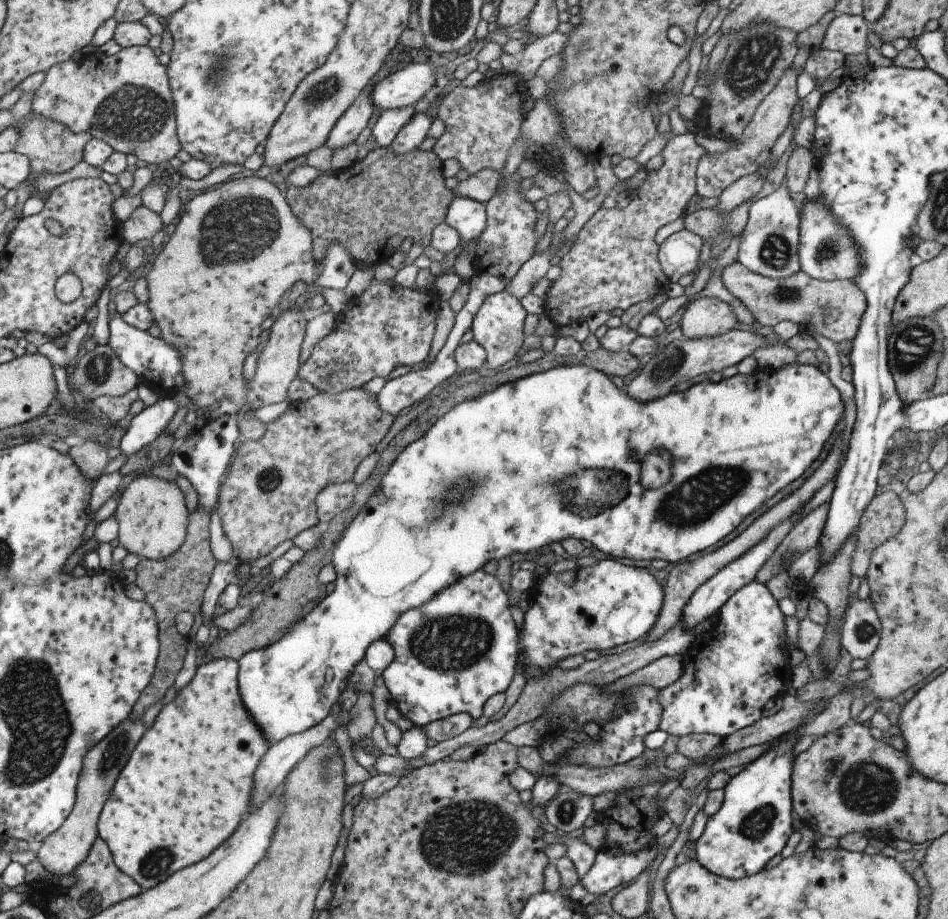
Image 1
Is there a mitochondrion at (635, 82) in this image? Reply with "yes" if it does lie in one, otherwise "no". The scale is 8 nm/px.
no

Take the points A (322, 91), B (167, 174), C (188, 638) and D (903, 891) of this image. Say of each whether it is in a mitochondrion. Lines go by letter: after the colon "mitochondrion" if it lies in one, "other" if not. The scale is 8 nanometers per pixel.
A: mitochondrion
B: other
C: other
D: other

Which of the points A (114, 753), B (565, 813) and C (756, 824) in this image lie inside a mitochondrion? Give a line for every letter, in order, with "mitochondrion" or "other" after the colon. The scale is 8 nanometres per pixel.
A: mitochondrion
B: mitochondrion
C: mitochondrion

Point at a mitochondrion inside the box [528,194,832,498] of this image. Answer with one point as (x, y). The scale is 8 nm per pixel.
(672, 361)

